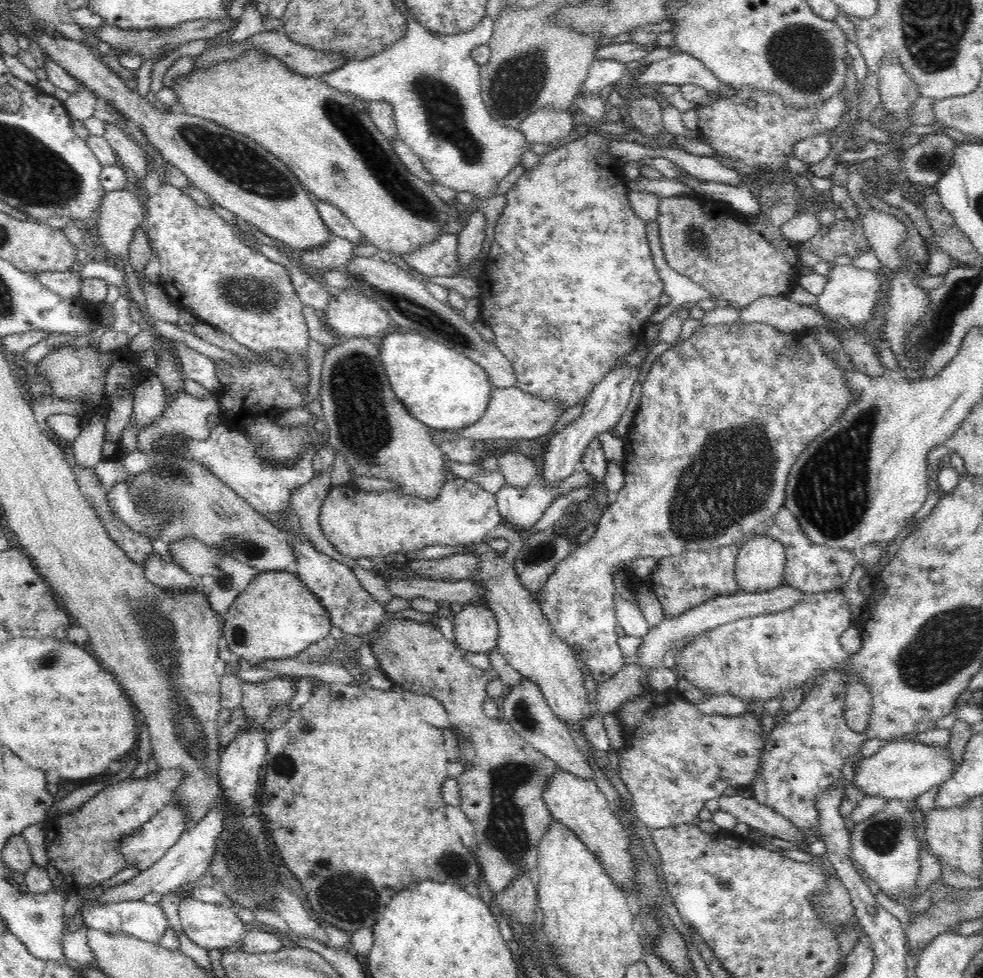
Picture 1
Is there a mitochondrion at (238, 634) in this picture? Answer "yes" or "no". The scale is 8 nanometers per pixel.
yes

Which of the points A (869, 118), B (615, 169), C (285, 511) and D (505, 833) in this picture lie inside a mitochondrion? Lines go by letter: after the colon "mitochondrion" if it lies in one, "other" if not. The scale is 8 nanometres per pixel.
A: other
B: other
C: other
D: mitochondrion

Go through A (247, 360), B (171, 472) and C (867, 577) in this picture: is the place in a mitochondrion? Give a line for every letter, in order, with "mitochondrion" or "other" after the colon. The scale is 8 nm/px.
A: other
B: mitochondrion
C: other

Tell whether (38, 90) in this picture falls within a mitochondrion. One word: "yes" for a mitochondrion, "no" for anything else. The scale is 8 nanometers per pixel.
no

